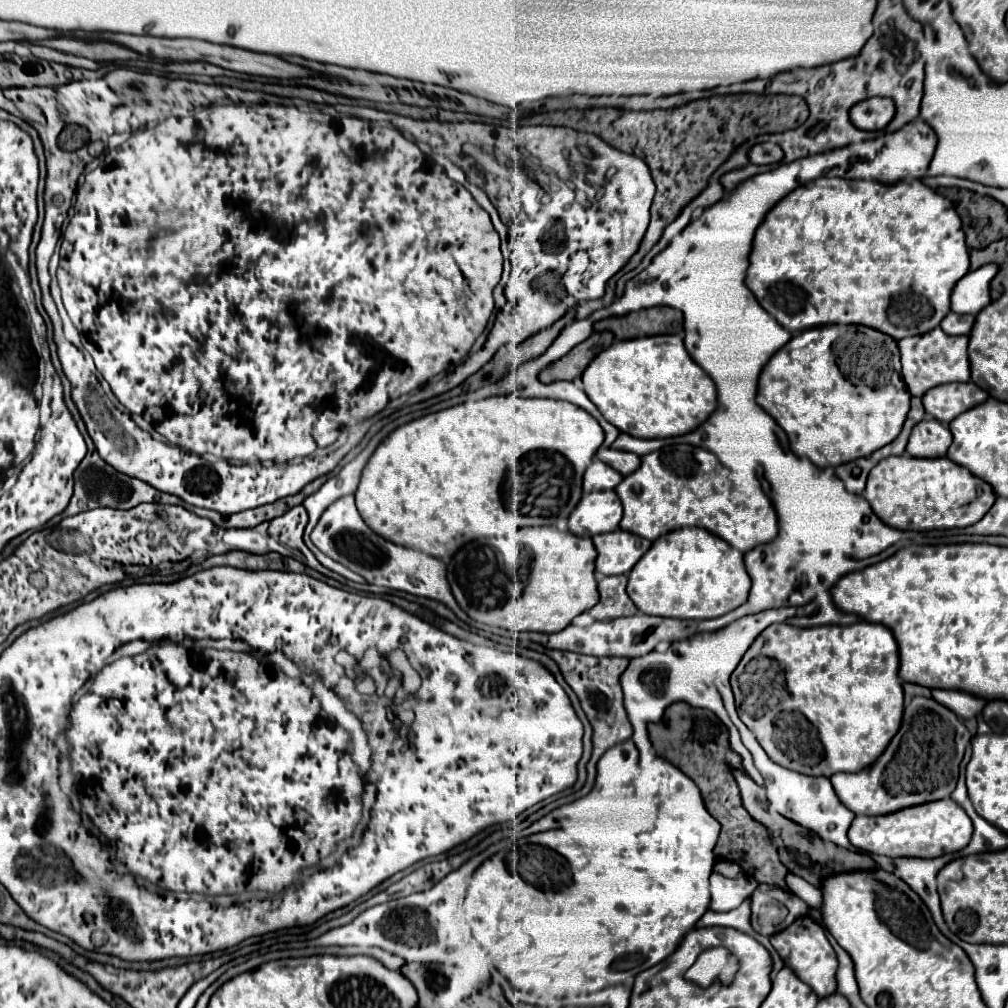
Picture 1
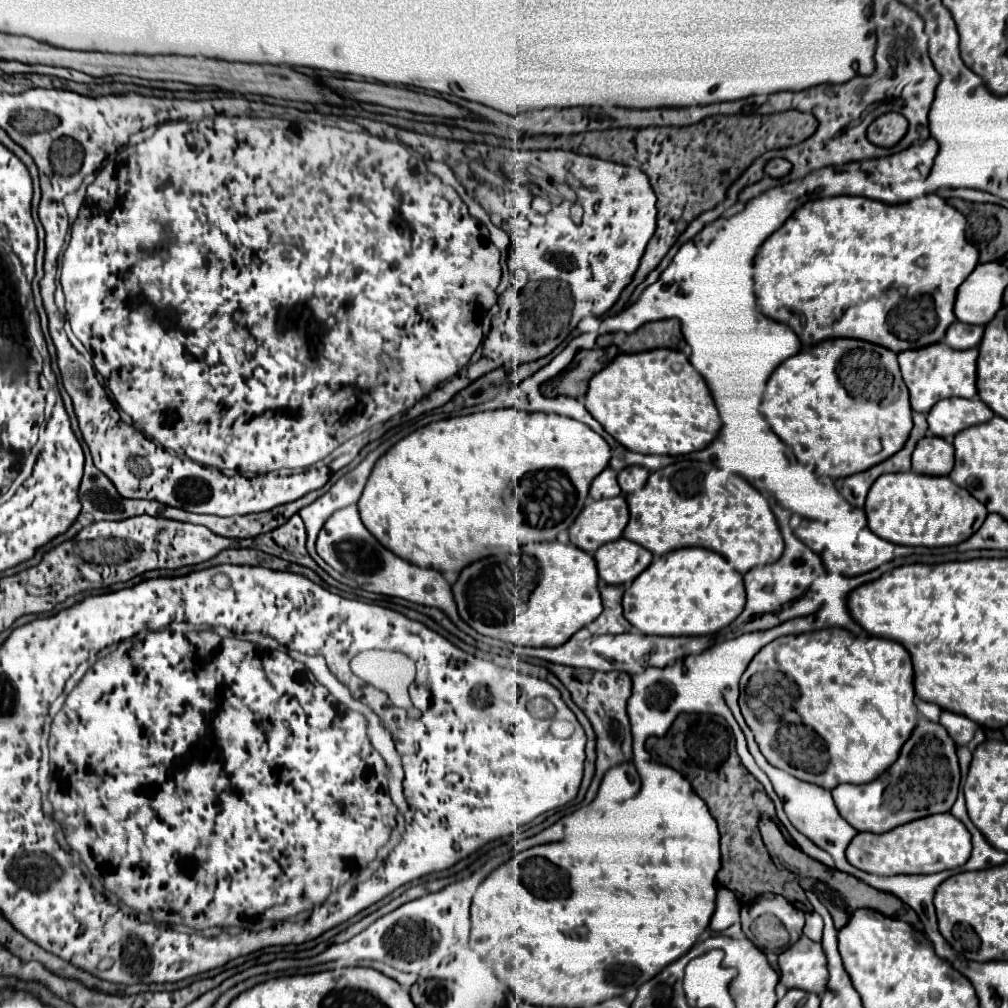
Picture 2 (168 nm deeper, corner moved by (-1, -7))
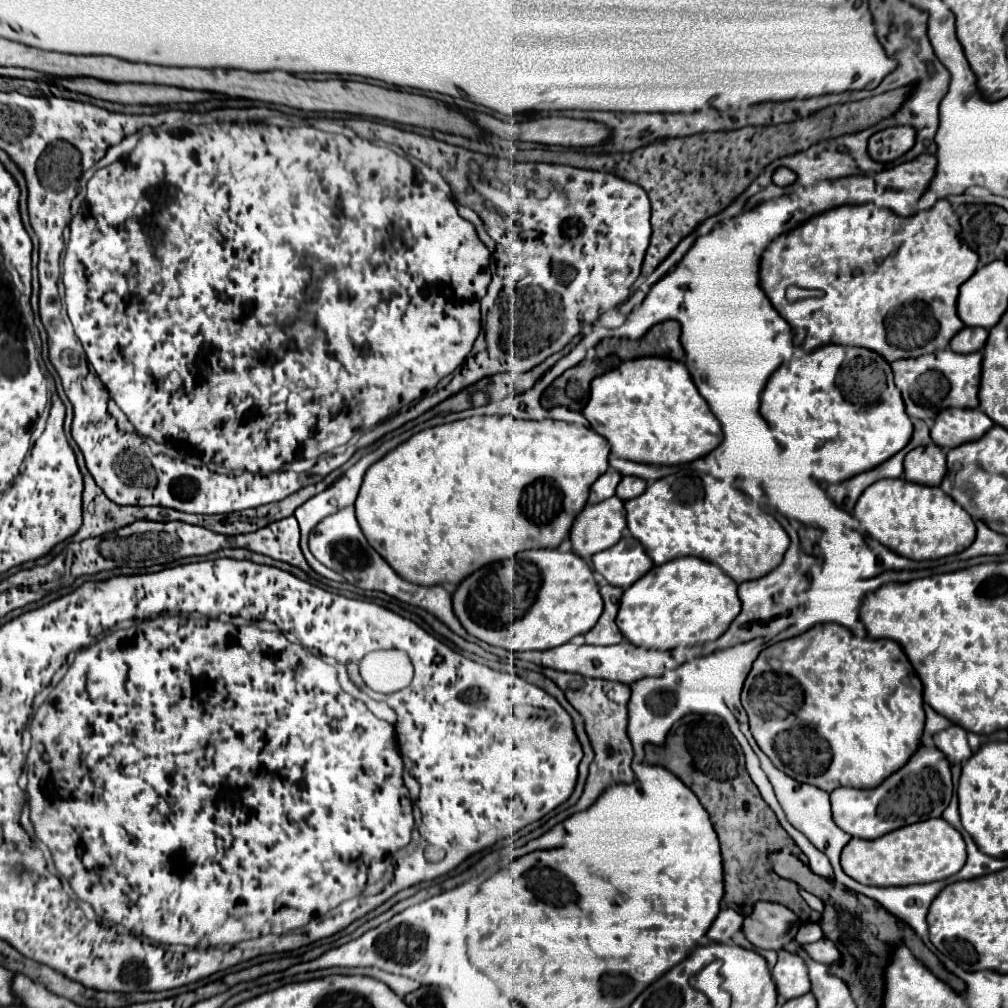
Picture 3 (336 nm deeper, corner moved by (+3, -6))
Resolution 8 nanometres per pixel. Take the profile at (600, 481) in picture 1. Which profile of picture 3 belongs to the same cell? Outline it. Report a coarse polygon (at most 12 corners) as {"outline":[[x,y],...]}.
{"outline":[[610,467],[590,487],[588,503],[612,497],[622,475]]}

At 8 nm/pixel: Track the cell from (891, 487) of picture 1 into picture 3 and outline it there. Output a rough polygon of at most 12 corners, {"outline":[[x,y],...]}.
{"outline":[[880,479],[854,517],[914,561],[960,553],[974,519],[940,487]]}

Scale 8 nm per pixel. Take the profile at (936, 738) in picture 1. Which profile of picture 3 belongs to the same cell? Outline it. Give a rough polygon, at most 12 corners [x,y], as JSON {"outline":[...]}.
{"outline":[[920,745],[876,789],[830,793],[836,825],[878,839],[940,817],[948,757]]}

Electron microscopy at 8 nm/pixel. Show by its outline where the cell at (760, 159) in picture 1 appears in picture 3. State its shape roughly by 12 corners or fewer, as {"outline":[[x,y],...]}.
{"outline":[[778,167],[772,175],[776,185],[794,183],[796,175],[788,167]]}

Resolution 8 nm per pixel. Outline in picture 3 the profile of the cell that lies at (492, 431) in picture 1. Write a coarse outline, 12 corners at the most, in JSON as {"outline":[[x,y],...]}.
{"outline":[[468,417],[364,477],[356,517],[412,583],[558,547],[610,445]]}

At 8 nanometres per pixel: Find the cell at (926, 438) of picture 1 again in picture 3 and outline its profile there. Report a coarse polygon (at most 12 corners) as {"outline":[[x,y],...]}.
{"outline":[[930,443],[904,459],[904,477],[940,485],[946,475],[944,449]]}

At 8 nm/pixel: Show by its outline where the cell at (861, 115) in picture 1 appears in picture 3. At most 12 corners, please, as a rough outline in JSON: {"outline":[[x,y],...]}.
{"outline":[[908,125],[874,133],[868,153],[876,161],[894,161],[914,143]]}

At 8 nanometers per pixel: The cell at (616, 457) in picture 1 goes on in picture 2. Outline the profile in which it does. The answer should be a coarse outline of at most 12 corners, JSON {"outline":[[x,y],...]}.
{"outline":[[628,466],[618,474],[622,494],[644,488],[648,470]]}

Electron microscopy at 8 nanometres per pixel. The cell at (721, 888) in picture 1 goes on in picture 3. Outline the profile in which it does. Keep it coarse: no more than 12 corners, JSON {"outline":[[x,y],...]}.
{"outline":[[720,909],[706,935],[712,941],[728,941],[742,929],[740,913]]}

